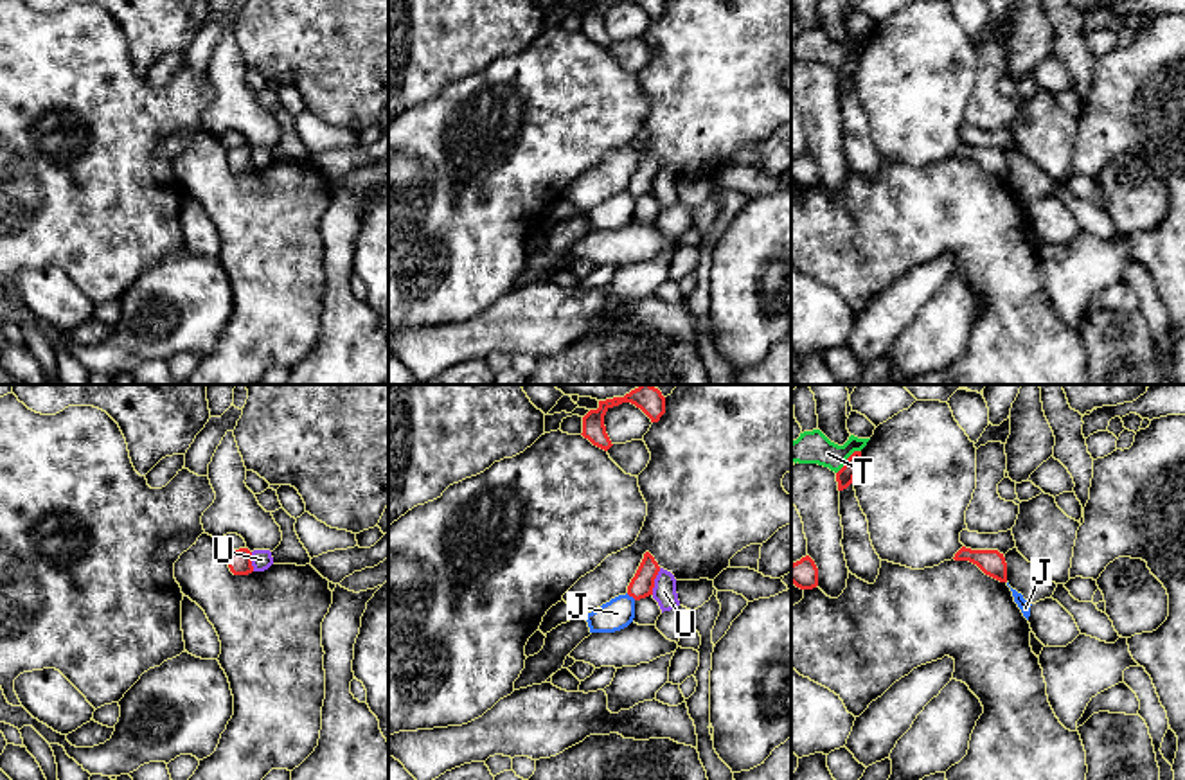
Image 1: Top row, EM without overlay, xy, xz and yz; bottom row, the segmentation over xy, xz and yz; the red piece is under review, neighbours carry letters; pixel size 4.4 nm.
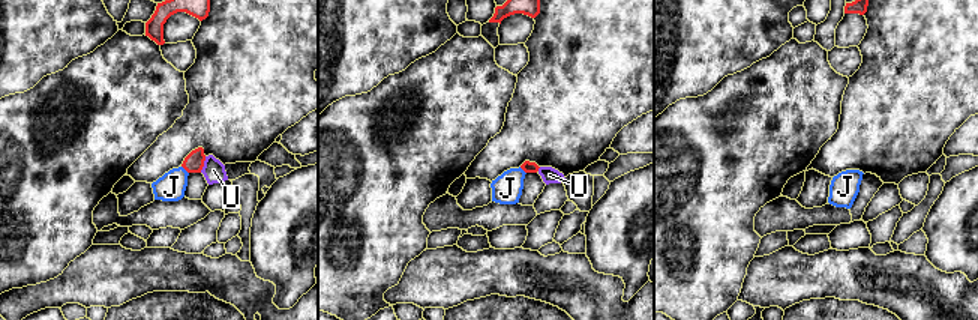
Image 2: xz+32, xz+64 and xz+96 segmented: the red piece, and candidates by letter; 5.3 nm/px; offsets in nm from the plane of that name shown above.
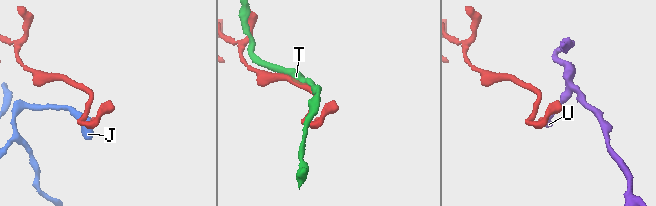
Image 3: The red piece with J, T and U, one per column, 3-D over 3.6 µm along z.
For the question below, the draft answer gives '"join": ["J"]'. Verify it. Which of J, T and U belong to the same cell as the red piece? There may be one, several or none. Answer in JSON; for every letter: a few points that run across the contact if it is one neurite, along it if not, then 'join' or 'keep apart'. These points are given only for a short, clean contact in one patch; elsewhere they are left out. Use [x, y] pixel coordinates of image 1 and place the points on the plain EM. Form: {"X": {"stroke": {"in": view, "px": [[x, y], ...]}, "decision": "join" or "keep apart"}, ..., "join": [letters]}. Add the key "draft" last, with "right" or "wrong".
{"J": {"stroke": {"in": "xz", "px": [[626, 191], [635, 196]]}, "decision": "keep apart"}, "T": {"decision": "keep apart"}, "U": {"decision": "keep apart"}, "join": [], "draft": "wrong"}

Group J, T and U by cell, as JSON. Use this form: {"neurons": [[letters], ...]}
{"neurons": [["J"], ["T"], ["U"]]}

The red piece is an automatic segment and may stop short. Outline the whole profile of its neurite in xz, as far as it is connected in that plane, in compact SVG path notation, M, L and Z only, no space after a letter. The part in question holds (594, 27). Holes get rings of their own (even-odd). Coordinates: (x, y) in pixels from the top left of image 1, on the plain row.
M599 0L597 7L590 7L583 14L583 34L588 36L593 43L608 49L613 41L606 31L604 13L610 5L619 4L622 0Z

